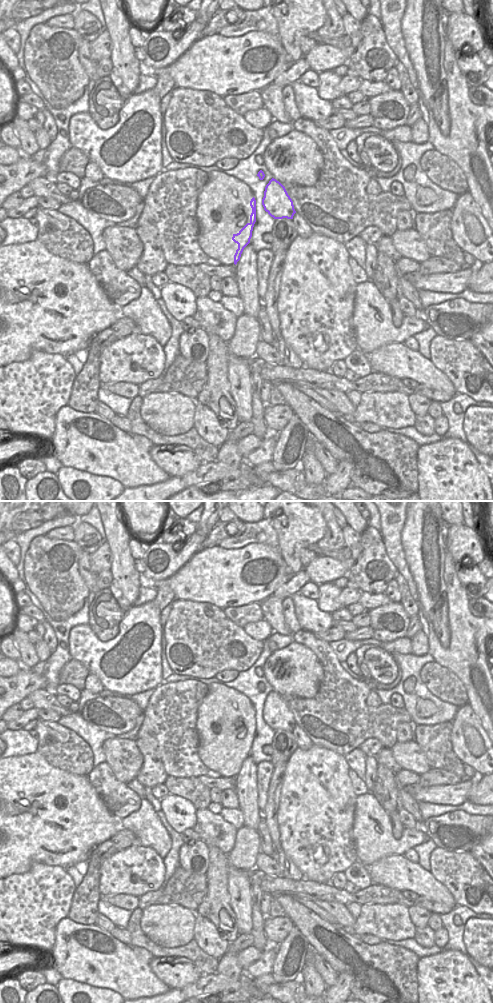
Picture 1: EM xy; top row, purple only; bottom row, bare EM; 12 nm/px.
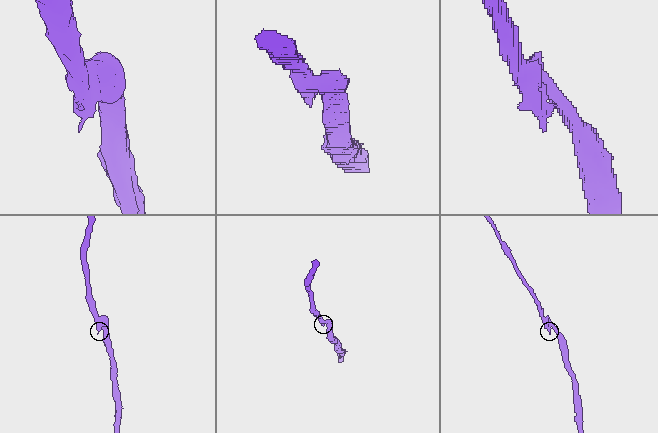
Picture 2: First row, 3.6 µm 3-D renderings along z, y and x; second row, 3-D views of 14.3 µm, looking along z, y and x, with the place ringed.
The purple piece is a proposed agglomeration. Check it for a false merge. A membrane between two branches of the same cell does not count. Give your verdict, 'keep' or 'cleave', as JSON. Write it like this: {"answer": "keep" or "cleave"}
{"answer": "cleave"}

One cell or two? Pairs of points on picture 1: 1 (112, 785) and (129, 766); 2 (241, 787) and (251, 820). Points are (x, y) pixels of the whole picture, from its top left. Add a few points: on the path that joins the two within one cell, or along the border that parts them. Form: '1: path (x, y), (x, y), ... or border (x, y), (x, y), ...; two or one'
1: border (106, 761), (115, 776), (126, 783); two
2: path (245, 795), (250, 812); one

